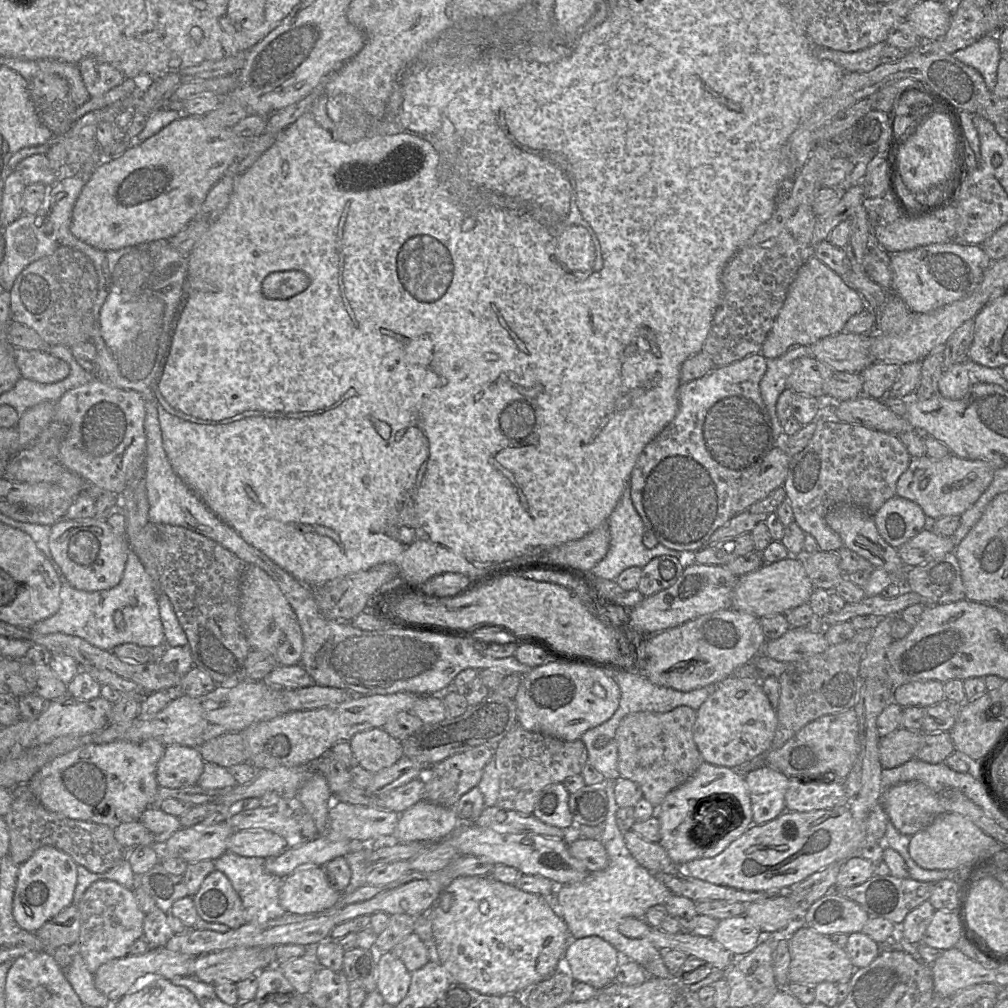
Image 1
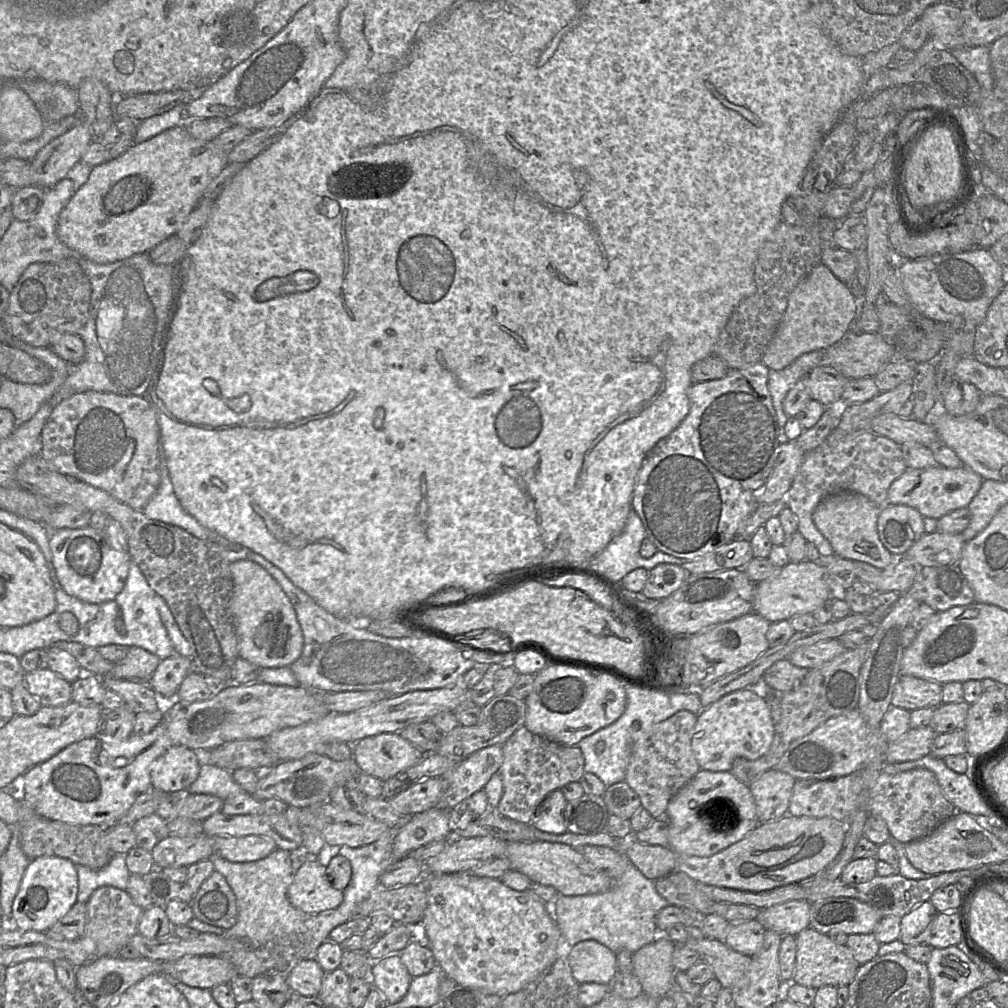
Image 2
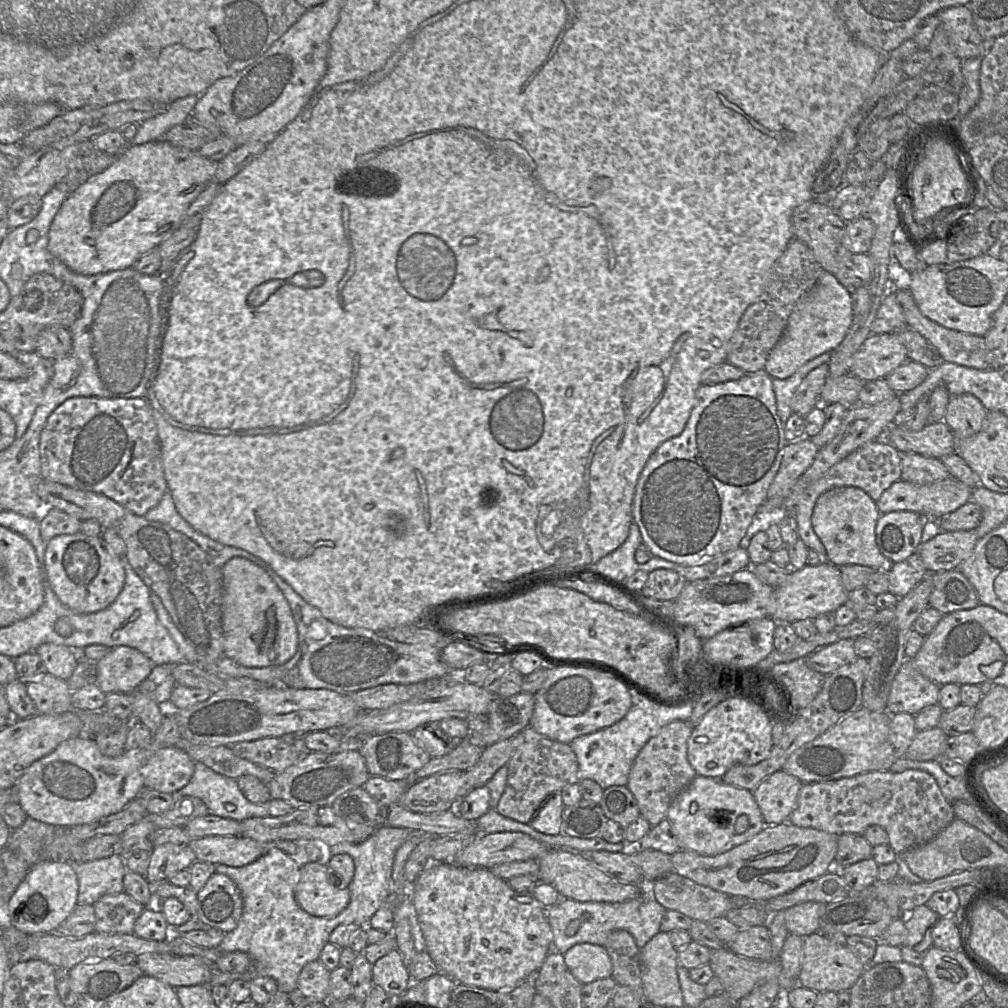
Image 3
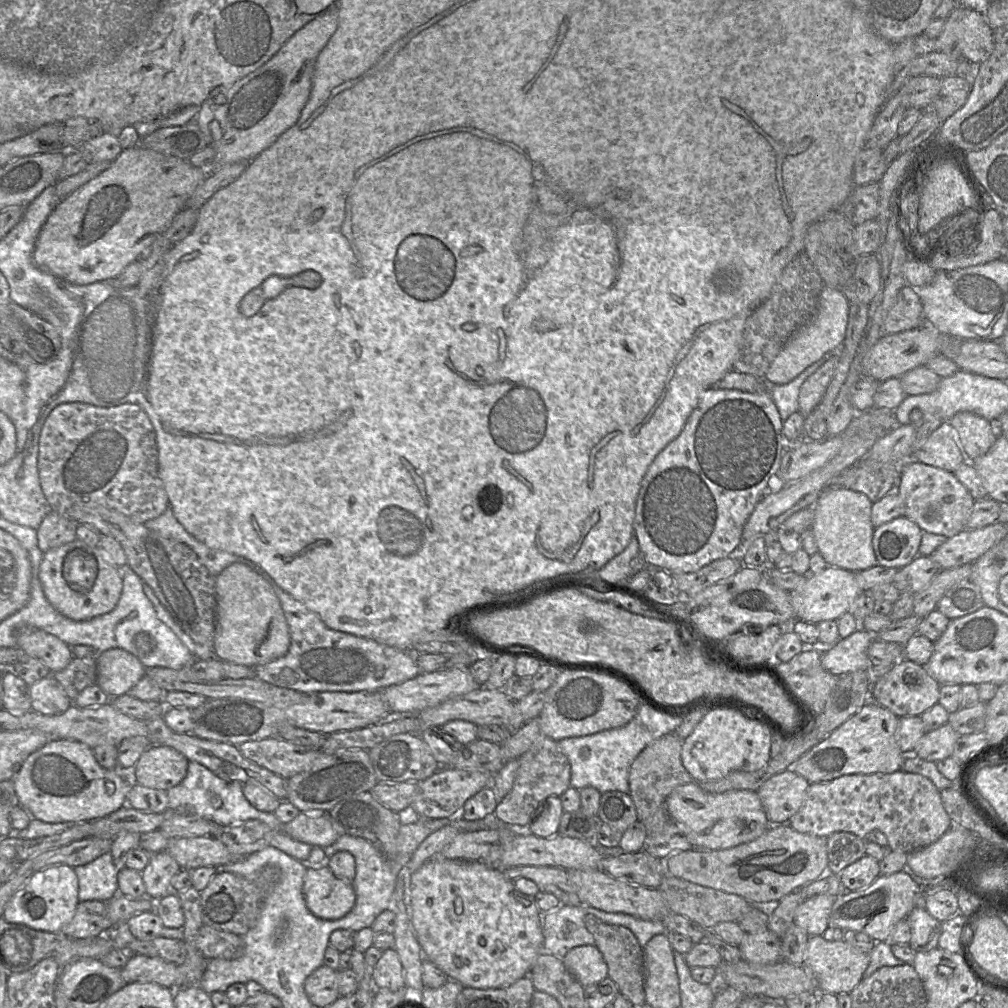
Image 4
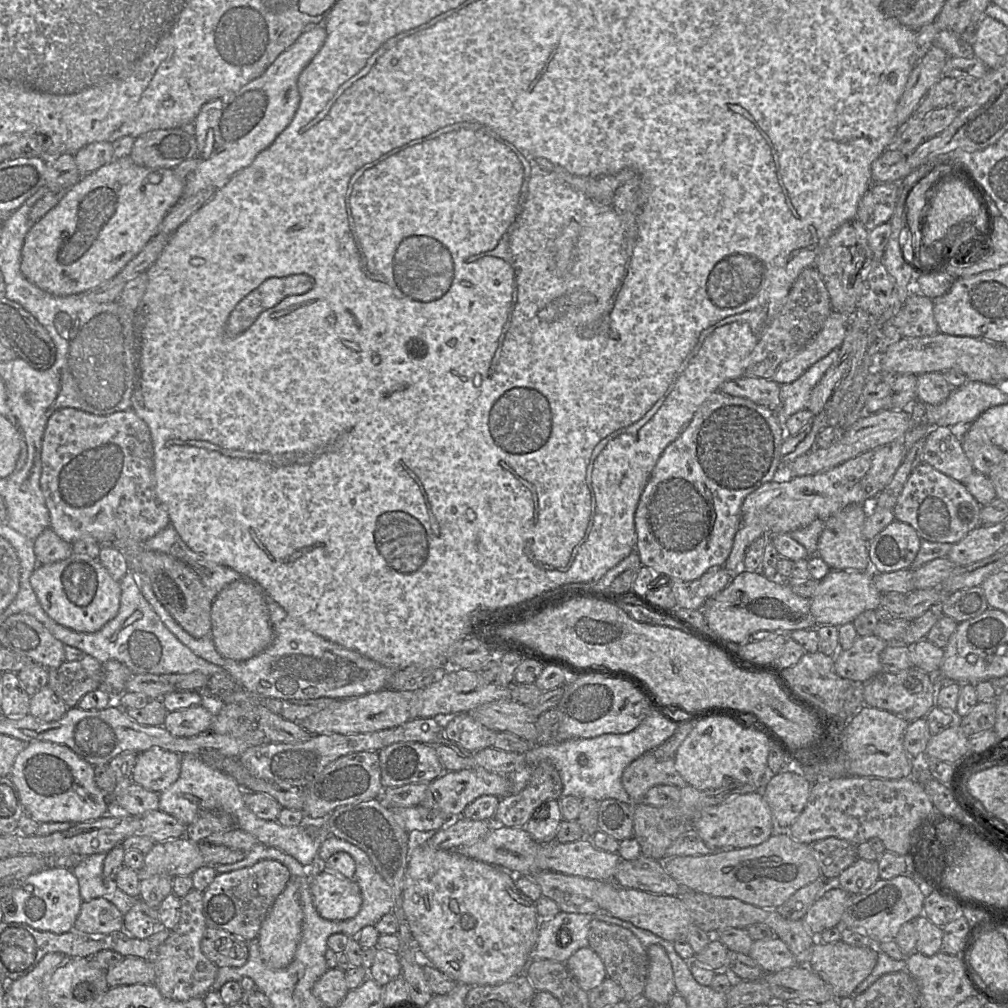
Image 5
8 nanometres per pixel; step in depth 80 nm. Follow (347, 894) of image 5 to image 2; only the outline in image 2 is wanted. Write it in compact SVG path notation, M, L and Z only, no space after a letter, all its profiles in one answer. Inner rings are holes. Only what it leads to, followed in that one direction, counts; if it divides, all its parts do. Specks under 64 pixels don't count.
M308 857L296 864L296 872L288 888L288 899L301 911L318 914L337 908L343 902L344 894L332 887L326 867L317 857Z

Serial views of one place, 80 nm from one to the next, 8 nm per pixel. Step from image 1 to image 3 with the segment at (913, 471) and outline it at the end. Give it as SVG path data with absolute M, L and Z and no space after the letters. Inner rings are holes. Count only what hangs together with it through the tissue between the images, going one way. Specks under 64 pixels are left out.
M954 477L925 485L916 485L900 479L883 492L876 504L881 514L912 511L927 518L940 520L969 502L972 491L971 487Z

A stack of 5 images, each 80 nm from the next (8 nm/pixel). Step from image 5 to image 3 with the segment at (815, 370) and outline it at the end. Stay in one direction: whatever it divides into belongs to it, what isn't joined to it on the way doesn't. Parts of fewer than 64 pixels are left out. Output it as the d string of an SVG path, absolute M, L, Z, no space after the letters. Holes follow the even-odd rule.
M831 352L823 353L802 365L794 374L786 379L772 378L772 388L776 397L777 413L783 424L783 428L788 418L793 413L791 409L792 396L806 375L815 368L828 364Z

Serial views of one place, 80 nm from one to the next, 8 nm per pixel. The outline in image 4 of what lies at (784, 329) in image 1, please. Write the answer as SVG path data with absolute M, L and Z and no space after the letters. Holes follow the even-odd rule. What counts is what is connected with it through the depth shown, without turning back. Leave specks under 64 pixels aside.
M824 286L818 300L817 312L805 325L795 331L771 363L763 379L769 385L786 384L826 353L839 349L845 339L850 302L842 291Z

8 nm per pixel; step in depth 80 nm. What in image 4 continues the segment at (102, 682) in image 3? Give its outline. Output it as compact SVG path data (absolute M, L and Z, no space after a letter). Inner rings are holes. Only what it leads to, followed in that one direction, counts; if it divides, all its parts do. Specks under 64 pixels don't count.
M113 648L97 658L97 684L110 699L128 692L146 675L146 668L131 653Z

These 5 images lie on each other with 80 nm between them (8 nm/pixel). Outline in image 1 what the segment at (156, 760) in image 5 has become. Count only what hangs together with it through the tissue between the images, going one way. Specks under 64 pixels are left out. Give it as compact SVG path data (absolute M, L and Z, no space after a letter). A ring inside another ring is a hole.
M171 744L158 762L157 783L160 788L170 789L197 785L204 763L198 748Z

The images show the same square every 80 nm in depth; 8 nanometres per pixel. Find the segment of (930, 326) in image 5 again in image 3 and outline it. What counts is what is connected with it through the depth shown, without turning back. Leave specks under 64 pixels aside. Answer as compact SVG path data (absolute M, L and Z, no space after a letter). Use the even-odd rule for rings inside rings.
M890 289L876 312L870 325L872 334L891 334L907 327L901 305L895 295L895 290Z

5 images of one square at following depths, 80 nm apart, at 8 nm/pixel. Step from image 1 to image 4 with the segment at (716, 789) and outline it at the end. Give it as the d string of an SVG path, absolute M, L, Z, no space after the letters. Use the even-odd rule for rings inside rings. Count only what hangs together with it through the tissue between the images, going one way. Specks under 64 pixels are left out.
M697 781L675 787L664 803L670 820L677 823L687 836L693 849L724 850L760 837L769 829L769 821L764 811L757 791L731 790L721 794L712 794L704 791Z

